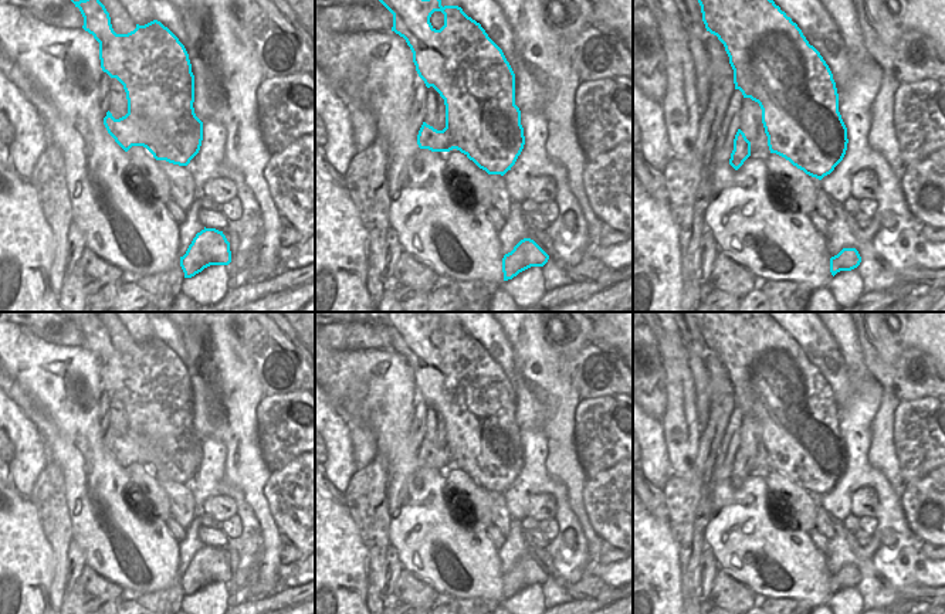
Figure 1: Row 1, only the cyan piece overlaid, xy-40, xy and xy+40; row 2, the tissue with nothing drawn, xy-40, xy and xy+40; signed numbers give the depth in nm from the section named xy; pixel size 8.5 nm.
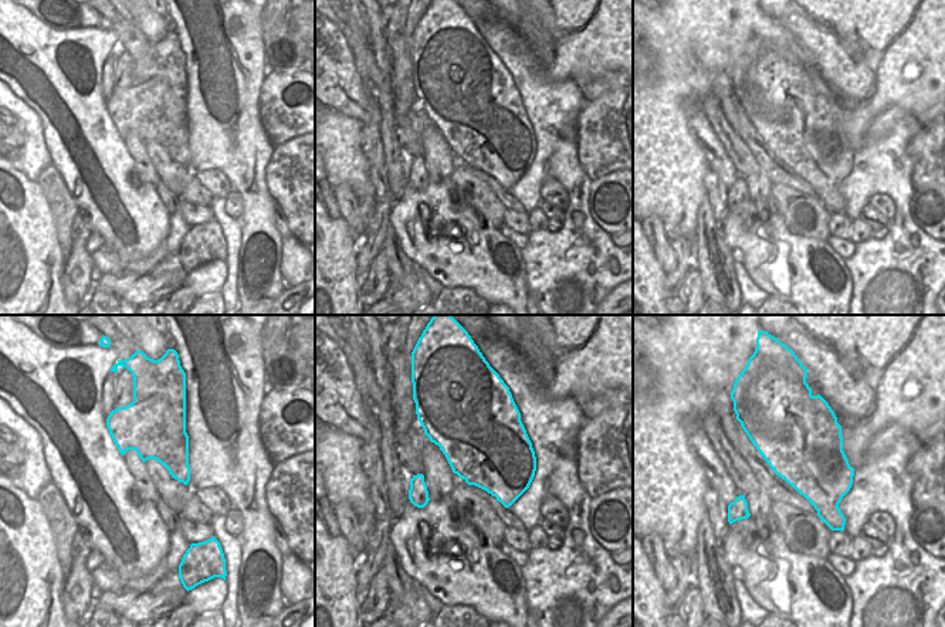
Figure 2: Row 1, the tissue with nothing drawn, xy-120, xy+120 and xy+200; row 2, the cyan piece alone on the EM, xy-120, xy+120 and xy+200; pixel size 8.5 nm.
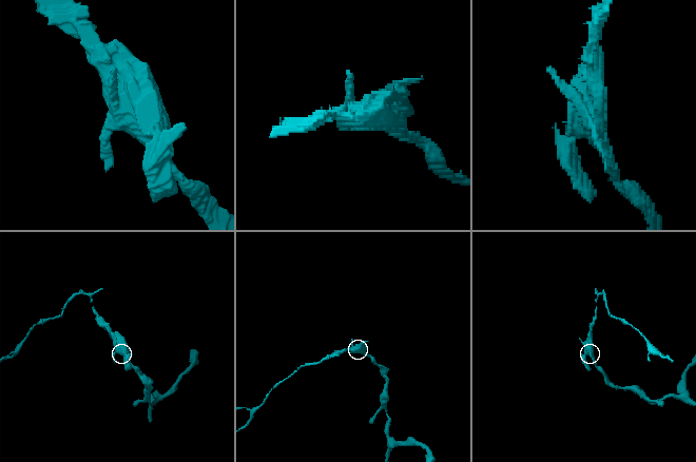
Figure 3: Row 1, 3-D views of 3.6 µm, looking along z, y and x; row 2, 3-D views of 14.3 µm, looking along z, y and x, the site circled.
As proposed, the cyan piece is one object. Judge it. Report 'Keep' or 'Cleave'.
Cleave.

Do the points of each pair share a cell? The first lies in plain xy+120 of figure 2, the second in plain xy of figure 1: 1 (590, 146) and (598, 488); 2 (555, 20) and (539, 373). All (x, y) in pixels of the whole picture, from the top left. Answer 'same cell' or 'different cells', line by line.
1: different cells
2: different cells

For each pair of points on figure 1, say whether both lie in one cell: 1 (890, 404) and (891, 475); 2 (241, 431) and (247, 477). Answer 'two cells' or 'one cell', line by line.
1: one cell
2: one cell

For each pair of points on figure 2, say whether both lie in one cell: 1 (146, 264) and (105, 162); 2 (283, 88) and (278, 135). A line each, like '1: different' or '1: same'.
1: different
2: same

